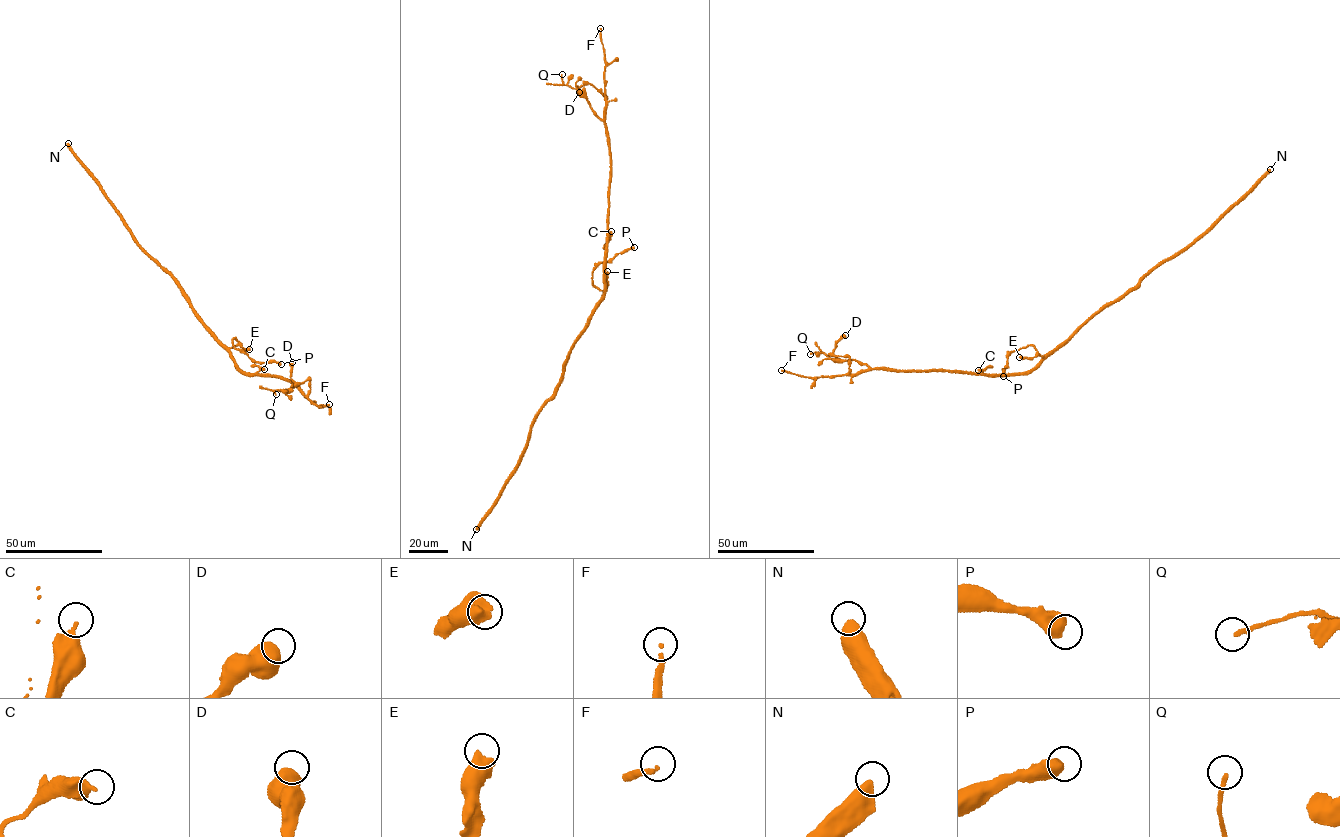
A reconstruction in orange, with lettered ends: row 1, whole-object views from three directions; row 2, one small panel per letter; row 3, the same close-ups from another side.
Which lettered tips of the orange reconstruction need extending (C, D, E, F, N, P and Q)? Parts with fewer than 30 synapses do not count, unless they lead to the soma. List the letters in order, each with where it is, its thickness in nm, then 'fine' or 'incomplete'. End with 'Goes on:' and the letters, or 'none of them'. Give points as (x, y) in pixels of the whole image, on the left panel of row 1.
C: at (264, 369); 340 nm thick; fine
D: at (292, 362); 700 nm thick; fine
E: at (249, 349); 600 nm thick; fine
F: at (329, 404); 150 nm thick; incomplete
N: at (68, 143); 550 nm thick; fine
P: at (281, 364); 700 nm thick; fine
Q: at (276, 394); 180 nm thick; fine
Goes on: F

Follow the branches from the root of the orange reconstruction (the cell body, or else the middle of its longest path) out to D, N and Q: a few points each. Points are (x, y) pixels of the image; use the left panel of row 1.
D: (216, 337), (246, 374), (289, 380), (306, 396), (310, 379), (296, 383), (291, 379), (292, 362)
N: (216, 337), (195, 315), (176, 280), (138, 245), (119, 213), (68, 143)
Q: (216, 337), (246, 374), (278, 377), (298, 386), (275, 390), (276, 394)

